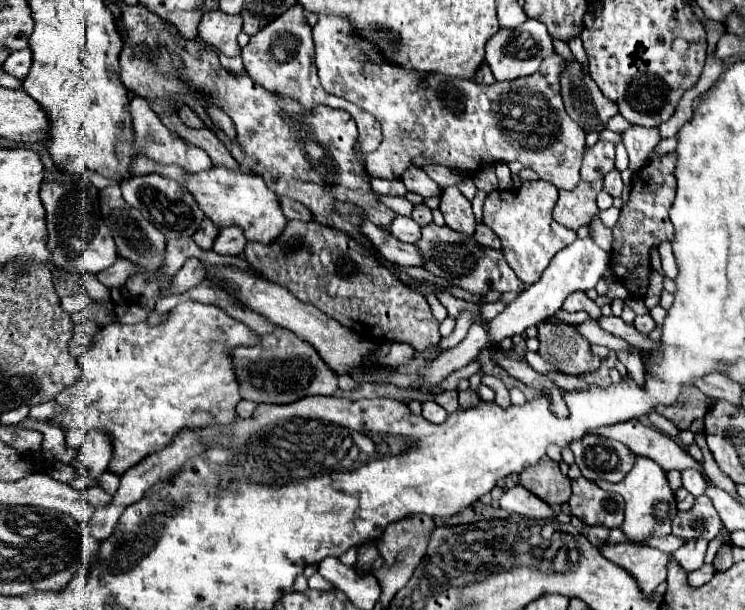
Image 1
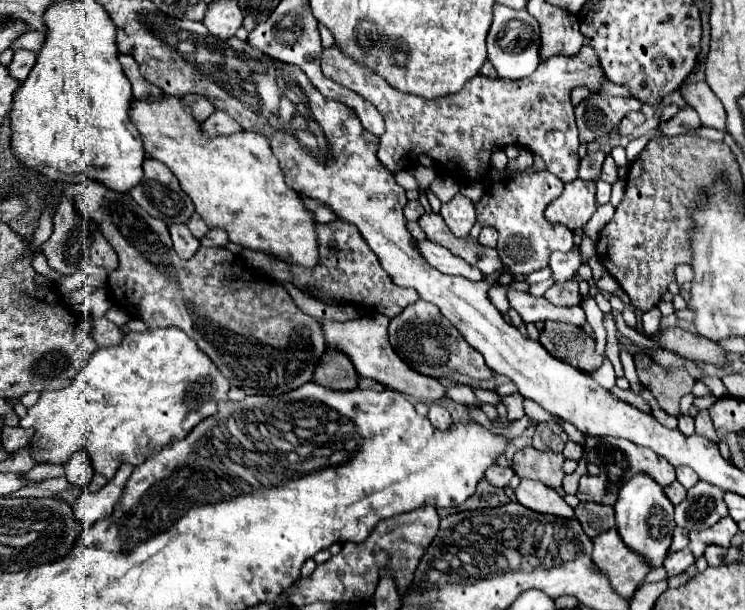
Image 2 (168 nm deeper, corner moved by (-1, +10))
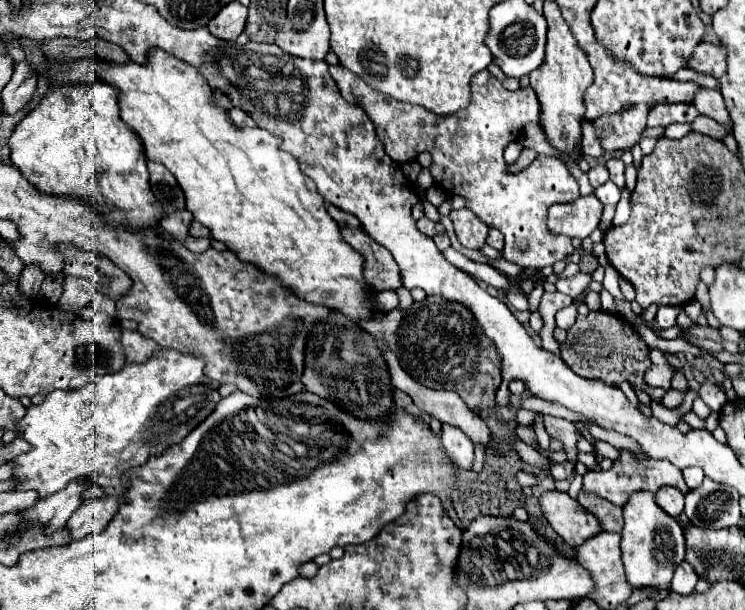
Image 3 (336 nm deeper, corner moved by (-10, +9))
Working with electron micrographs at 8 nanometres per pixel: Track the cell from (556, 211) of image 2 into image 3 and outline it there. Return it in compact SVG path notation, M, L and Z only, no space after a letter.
M580 195L572 203L552 205L548 209L548 229L552 233L568 235L568 237L588 237L600 223L602 203L592 195Z

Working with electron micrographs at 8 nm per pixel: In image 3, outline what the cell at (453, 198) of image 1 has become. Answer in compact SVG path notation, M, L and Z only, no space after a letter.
M468 207L458 209L458 211L450 211L450 219L454 223L456 237L464 247L480 249L484 245L486 235L488 235L488 227Z

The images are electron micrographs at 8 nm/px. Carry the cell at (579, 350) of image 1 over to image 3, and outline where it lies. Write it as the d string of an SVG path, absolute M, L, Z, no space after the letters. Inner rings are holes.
M590 311L586 319L578 315L576 323L568 329L568 337L564 343L560 343L560 357L566 361L566 365L576 371L582 377L588 379L602 379L608 385L618 385L622 381L634 383L642 391L646 391L652 399L660 401L664 397L664 389L650 387L644 381L646 369L652 365L648 357L648 345L638 337L638 333L632 329L628 321L624 321L618 315L604 313L604 311ZM626 349L626 351L624 351ZM626 365L626 373L624 373Z

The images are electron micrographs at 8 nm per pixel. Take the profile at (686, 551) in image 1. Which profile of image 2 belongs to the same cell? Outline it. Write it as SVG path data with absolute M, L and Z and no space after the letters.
M683 548L679 552L671 552L665 558L663 568L667 570L667 576L677 576L677 574L683 574L691 564L695 564L695 558L689 548Z

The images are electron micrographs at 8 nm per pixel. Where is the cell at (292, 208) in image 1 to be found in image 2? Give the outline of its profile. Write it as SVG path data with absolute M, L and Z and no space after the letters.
M303 198L303 200L305 200L307 208L313 212L315 220L317 220L319 224L325 224L325 222L335 222L335 220L337 220L335 212L331 212L331 208L327 208L323 202L319 202L319 200L311 200L311 198Z

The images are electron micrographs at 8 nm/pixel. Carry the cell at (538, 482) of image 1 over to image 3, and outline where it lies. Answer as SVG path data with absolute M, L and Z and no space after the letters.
M550 461L548 471L550 471L550 475L556 481L560 481L560 479L566 479L566 477L570 477L574 473L574 463L572 461L566 461L566 463L554 463L554 461Z

